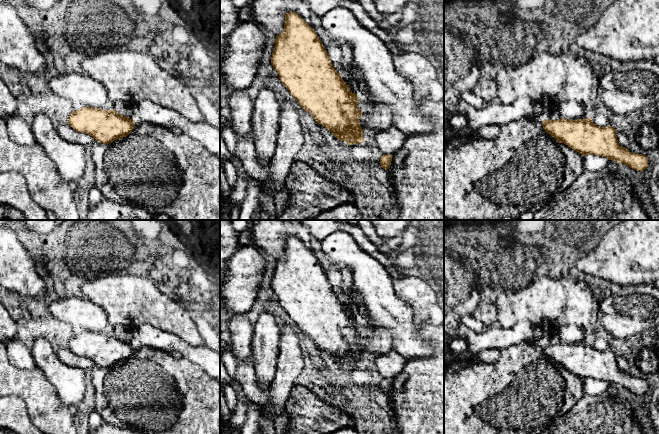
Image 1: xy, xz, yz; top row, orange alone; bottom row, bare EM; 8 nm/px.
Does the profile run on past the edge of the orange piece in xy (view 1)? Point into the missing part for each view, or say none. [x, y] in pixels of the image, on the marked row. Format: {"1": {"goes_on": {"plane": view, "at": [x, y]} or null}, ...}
{"1": {"goes_on": null}}

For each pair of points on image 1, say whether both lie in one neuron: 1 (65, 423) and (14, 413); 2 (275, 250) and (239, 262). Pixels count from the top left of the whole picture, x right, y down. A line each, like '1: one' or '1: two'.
1: two
2: two

